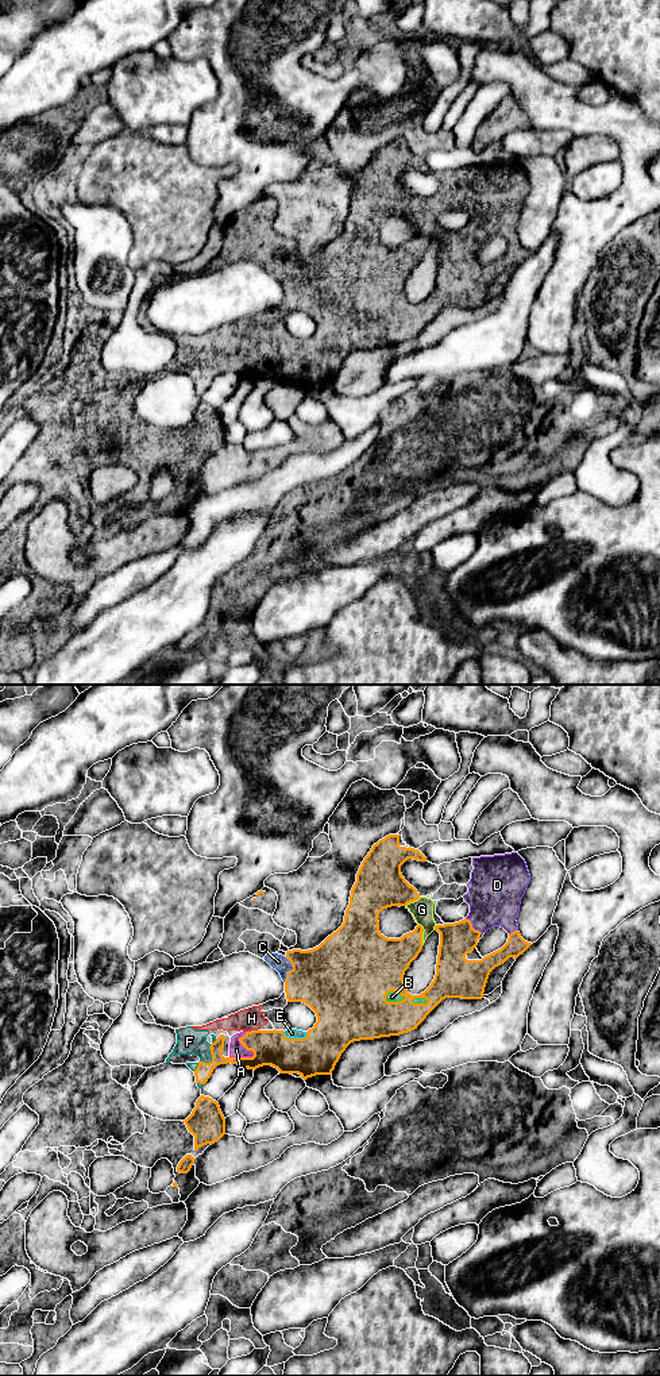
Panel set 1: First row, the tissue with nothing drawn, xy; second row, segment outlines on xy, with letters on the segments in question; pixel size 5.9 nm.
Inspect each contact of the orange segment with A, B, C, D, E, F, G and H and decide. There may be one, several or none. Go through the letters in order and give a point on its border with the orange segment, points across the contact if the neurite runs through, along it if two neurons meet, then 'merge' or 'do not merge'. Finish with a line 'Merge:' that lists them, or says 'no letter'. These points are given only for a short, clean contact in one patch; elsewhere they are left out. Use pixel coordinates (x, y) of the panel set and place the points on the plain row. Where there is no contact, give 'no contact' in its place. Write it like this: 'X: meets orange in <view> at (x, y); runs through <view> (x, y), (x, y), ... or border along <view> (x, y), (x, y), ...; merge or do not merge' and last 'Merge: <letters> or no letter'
A: meets orange in xy at (254, 362); merge
B: meets orange in xy at (396, 299); runs through xy (361, 276), (383, 299), (396, 299), (392, 305); merge
C: meets orange in xy at (290, 278); merge
D: meets orange in xy at (471, 235); merge
E: meets orange in xy at (294, 347); merge
F: meets orange in xy at (212, 367); merge
G: meets orange in xy at (421, 243); merge
H: meets orange in xy at (254, 339); merge
Merge: A, B, C, D, E, F, G, H

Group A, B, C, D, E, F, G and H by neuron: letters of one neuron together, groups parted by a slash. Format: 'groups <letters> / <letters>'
groups A B C D E F G H

